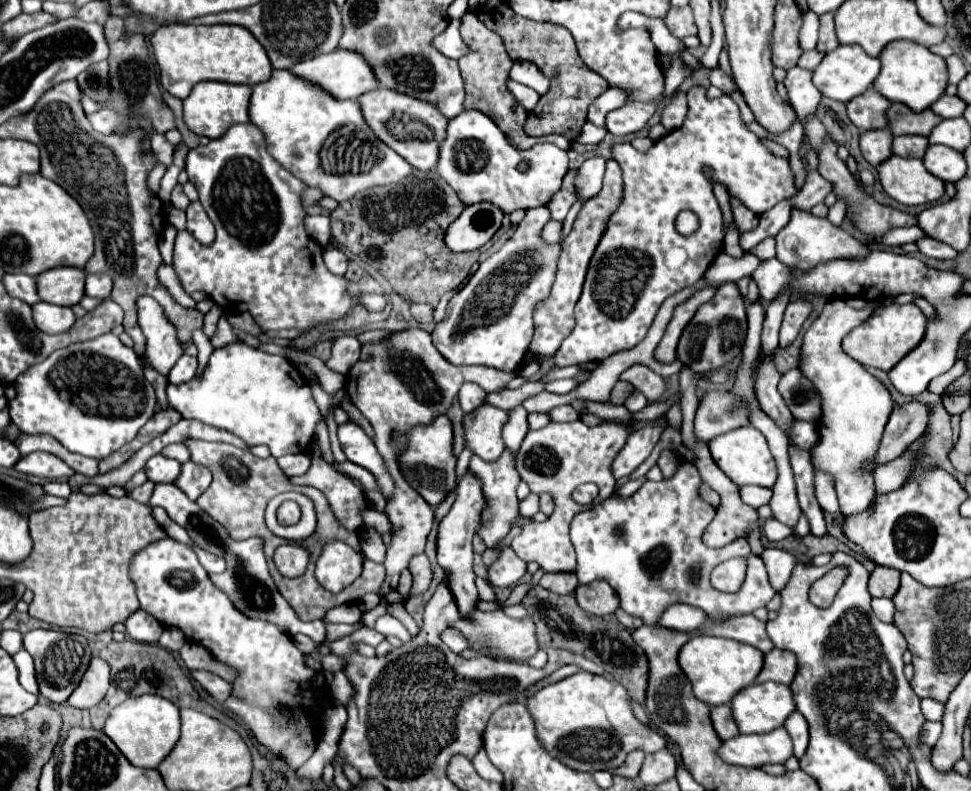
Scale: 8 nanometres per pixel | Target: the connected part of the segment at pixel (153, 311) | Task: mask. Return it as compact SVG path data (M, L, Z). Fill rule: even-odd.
M139 297L137 309L139 325L147 337L145 355L159 373L167 375L175 361L183 355L183 345L177 339L177 329L167 319L163 307L155 299Z

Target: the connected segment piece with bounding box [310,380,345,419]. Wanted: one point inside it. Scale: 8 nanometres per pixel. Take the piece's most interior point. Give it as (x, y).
(324, 401)

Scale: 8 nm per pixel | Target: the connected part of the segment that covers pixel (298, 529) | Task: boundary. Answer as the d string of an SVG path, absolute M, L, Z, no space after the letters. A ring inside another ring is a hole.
M281 493L277 497L273 497L267 505L267 511L265 511L265 521L267 521L267 527L277 535L277 537L283 537L287 541L303 541L307 539L309 535L313 535L315 527L317 527L317 517L315 517L315 505L309 497L301 495L301 493ZM287 499L293 499L301 505L301 519L299 523L291 525L291 527L285 527L285 525L279 525L277 523L277 517L275 517L275 511L277 507L287 501Z

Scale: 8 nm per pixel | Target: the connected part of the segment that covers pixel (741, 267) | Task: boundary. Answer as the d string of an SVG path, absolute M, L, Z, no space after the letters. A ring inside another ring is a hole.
M721 251L707 269L705 277L709 279L709 283L727 283L727 281L737 283L743 277L751 277L759 263L761 261L753 253L743 253L743 257L735 259Z

